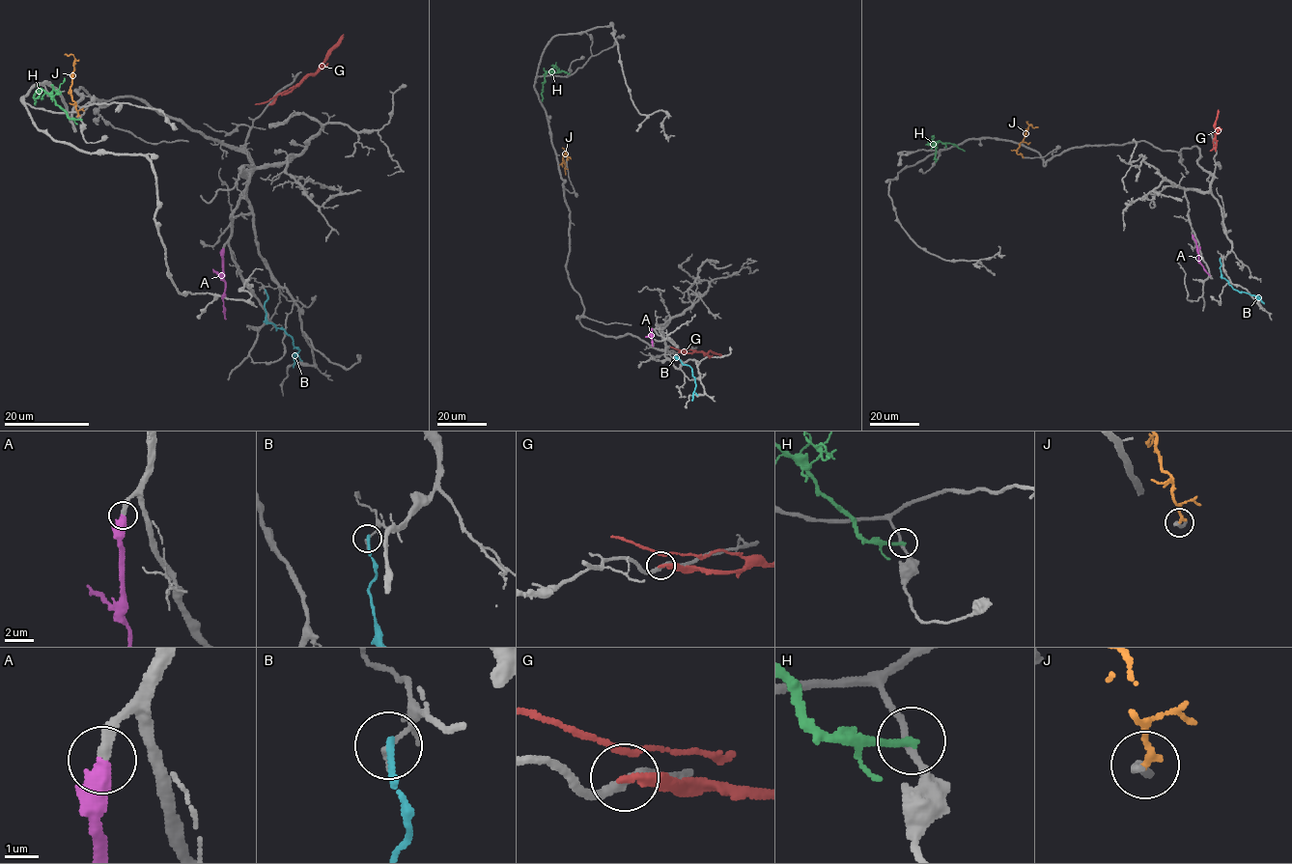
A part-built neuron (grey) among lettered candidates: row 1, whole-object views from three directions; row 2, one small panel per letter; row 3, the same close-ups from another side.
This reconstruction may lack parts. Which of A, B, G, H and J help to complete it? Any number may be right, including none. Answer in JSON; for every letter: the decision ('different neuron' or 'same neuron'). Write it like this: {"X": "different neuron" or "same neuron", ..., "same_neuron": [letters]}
{"A": "same neuron", "B": "different neuron", "G": "different neuron", "H": "different neuron", "J": "different neuron", "same_neuron": ["A"]}

